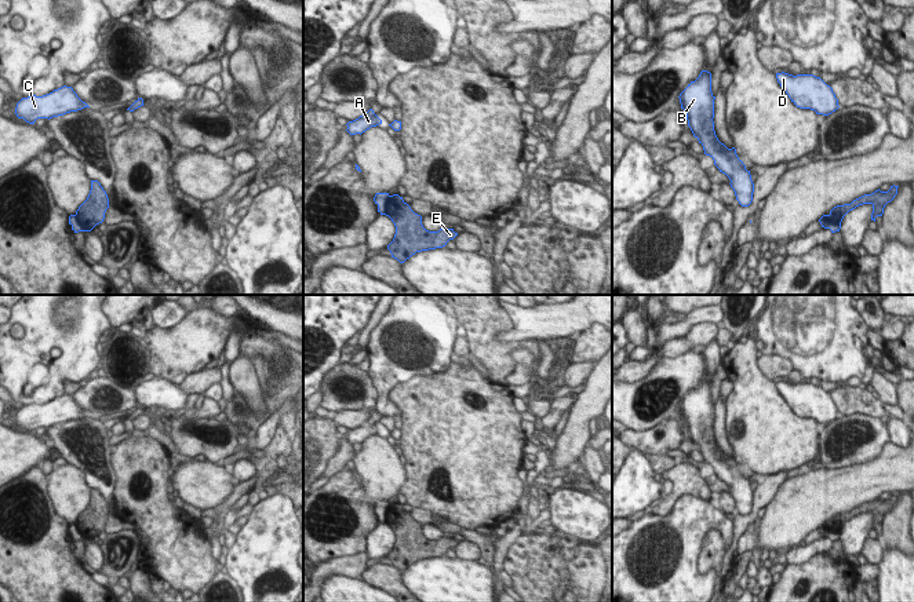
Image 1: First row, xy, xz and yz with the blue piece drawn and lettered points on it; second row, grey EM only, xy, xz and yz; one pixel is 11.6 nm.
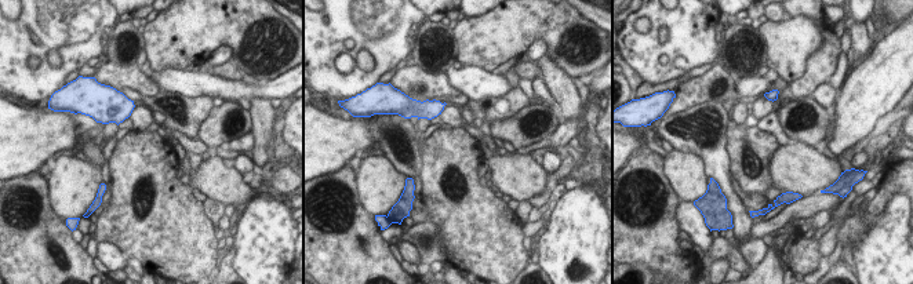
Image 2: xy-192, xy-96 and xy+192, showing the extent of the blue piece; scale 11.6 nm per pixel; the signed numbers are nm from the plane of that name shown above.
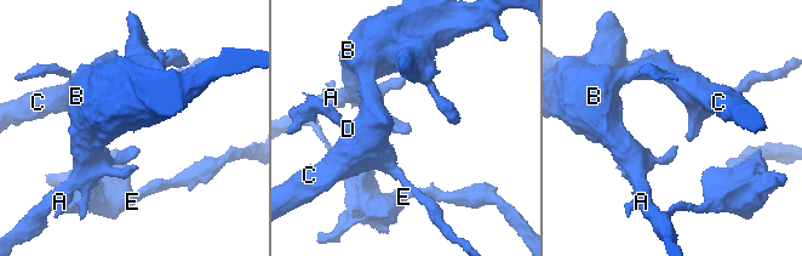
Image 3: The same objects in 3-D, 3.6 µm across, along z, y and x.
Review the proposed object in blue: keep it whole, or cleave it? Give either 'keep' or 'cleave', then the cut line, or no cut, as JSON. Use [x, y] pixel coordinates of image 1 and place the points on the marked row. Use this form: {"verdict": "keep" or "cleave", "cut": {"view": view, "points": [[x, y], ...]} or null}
{"verdict": "cleave", "cut": {"view": "yz", "points": [[820, 218], [840, 223]]}}

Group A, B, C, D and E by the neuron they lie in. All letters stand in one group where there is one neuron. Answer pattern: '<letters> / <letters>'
A B C D / E

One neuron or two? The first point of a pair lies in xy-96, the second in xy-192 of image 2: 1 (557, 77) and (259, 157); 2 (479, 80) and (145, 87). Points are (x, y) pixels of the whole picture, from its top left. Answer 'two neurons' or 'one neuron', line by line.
1: one neuron
2: two neurons

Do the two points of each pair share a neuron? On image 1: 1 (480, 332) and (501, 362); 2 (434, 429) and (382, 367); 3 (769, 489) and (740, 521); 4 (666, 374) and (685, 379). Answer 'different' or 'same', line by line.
1: same
2: different
3: same
4: same

